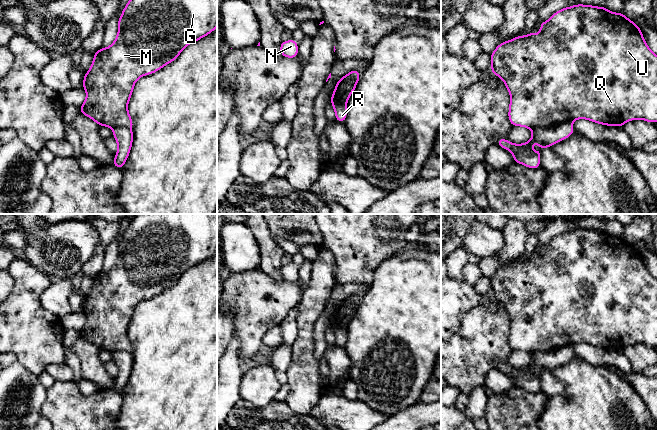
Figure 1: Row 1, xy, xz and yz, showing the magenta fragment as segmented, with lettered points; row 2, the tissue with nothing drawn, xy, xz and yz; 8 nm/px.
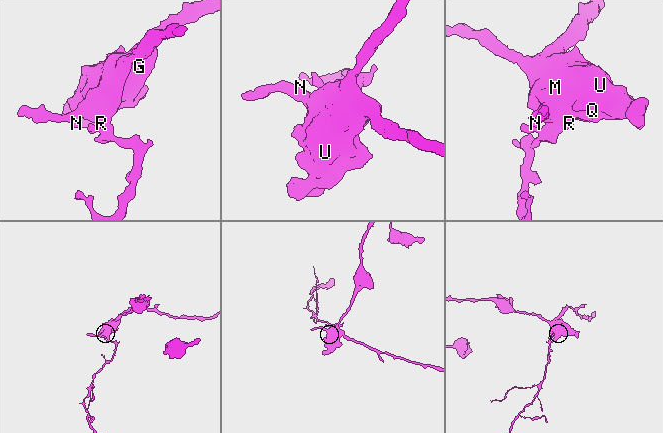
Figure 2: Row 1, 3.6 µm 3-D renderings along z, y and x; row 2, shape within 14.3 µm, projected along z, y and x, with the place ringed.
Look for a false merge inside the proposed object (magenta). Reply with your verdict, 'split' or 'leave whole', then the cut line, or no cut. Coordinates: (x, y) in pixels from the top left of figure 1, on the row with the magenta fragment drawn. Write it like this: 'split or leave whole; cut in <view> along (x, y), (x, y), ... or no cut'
split; cut in yz along (571, 121), (531, 129)

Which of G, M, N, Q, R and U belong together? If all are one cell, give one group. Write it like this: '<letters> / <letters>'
G M N Q U / R

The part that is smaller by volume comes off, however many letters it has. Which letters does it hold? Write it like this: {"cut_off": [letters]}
{"cut_off": ["R"]}

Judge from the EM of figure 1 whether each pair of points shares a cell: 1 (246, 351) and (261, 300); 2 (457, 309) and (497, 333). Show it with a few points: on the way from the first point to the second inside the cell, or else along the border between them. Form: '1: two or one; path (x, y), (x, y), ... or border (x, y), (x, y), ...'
1: one; path (250, 338), (251, 321), (254, 313)
2: two; border (487, 305), (473, 307), (453, 334)

